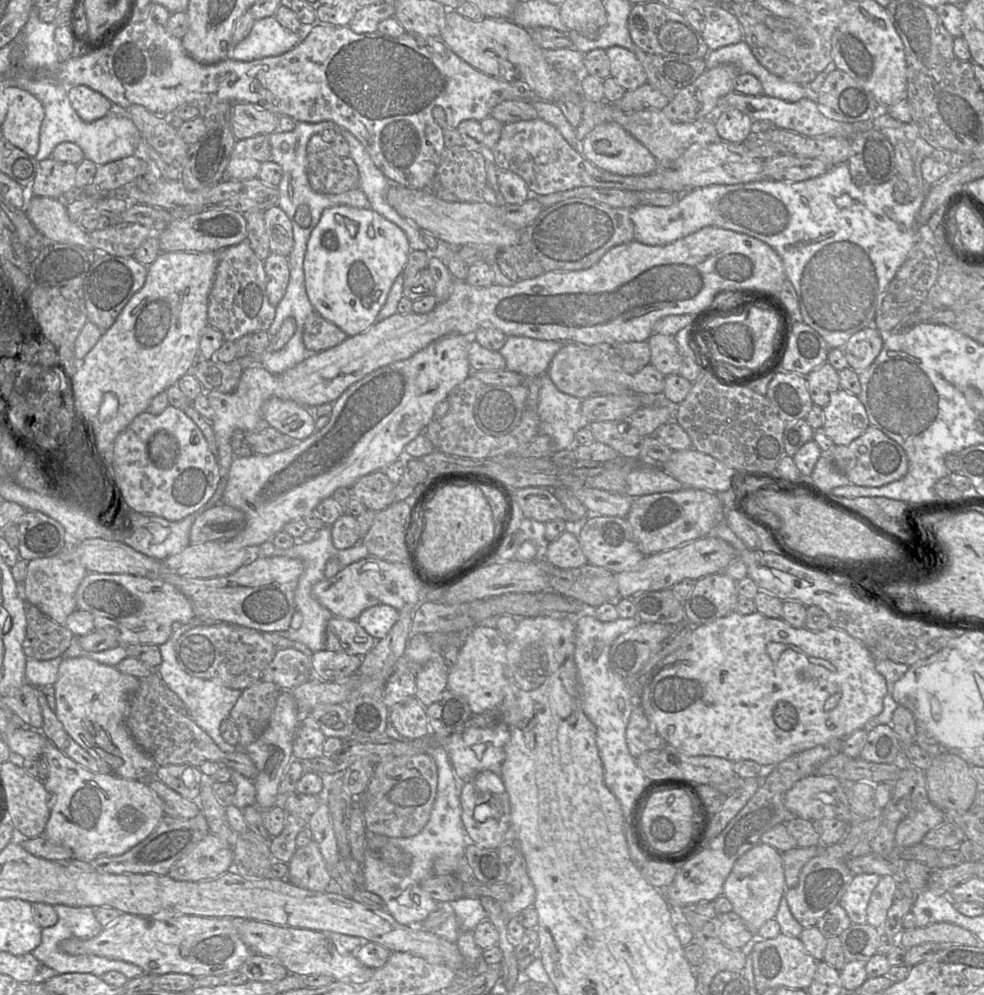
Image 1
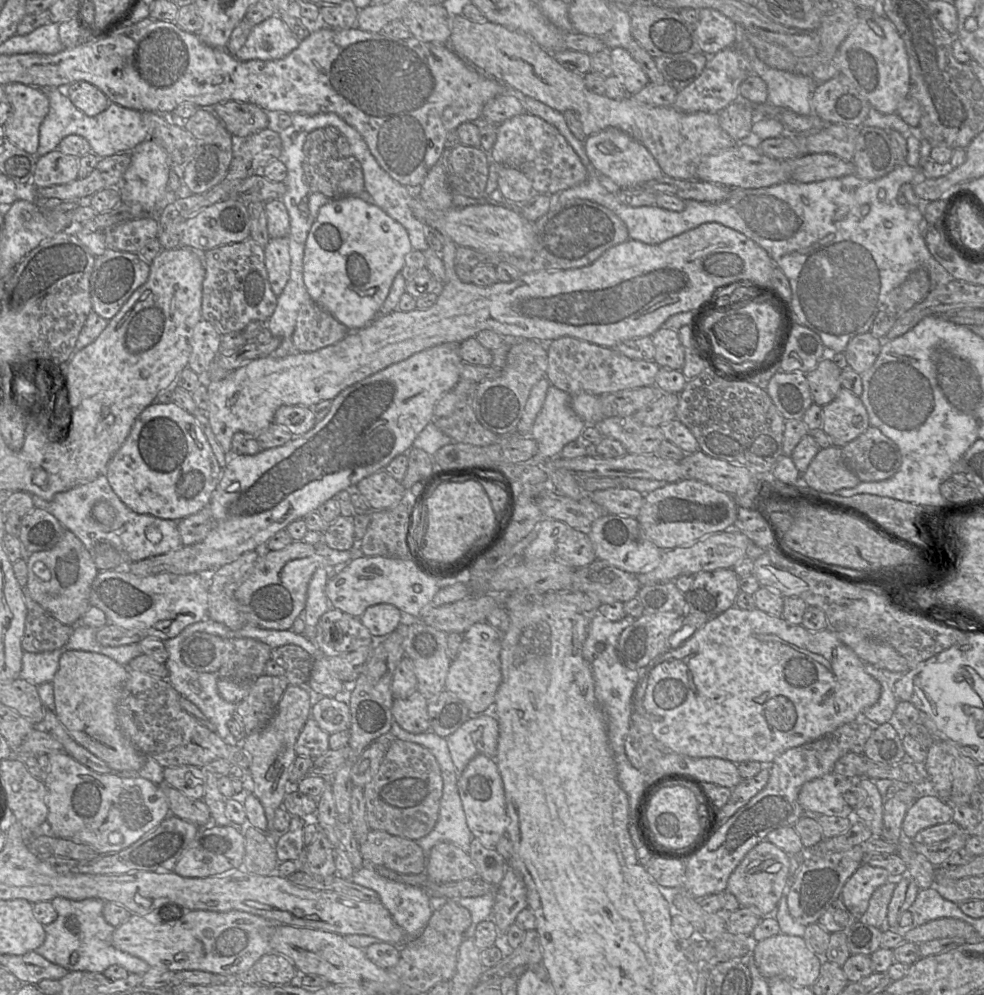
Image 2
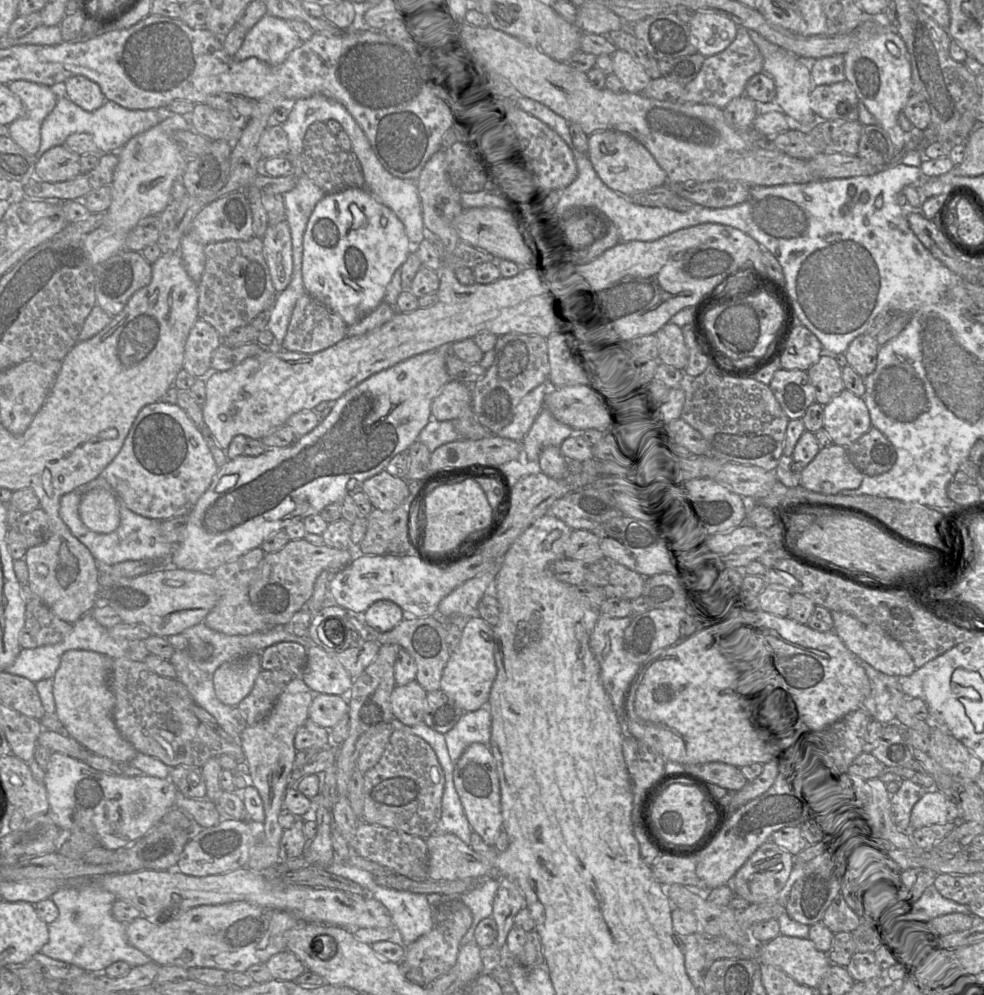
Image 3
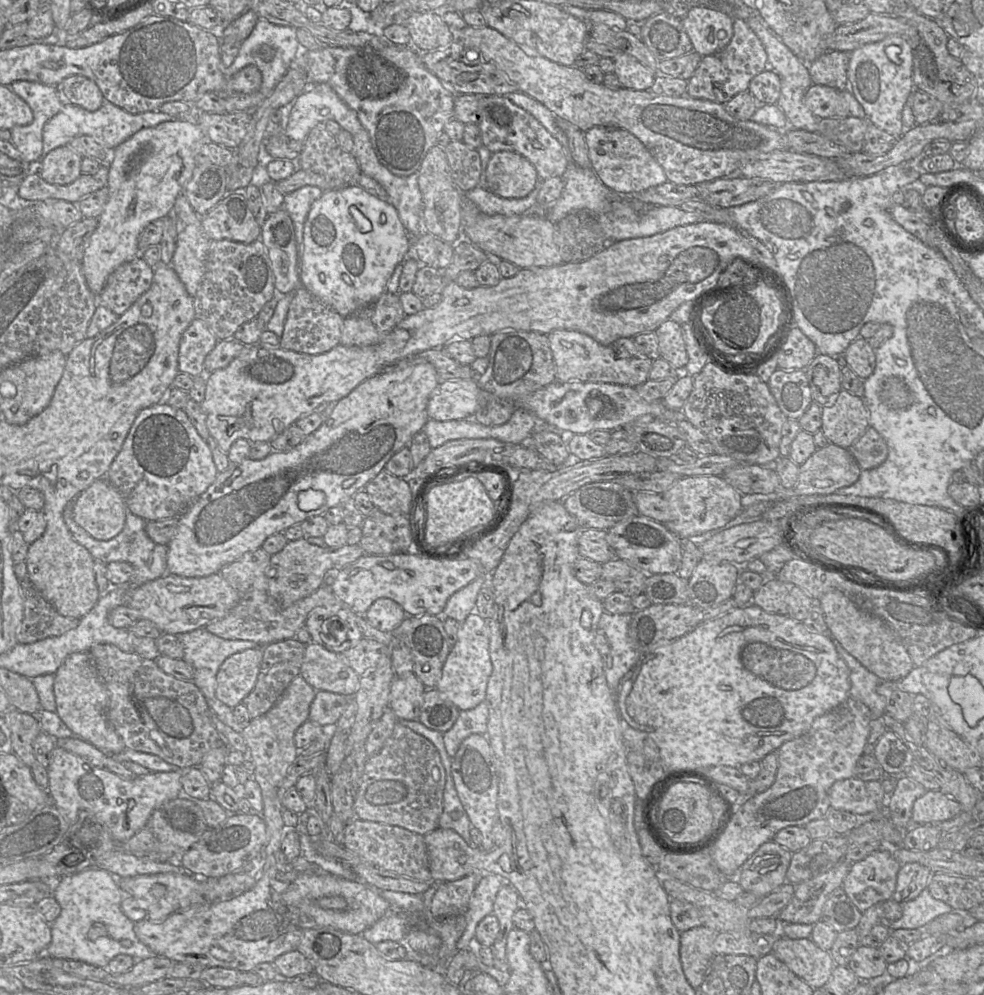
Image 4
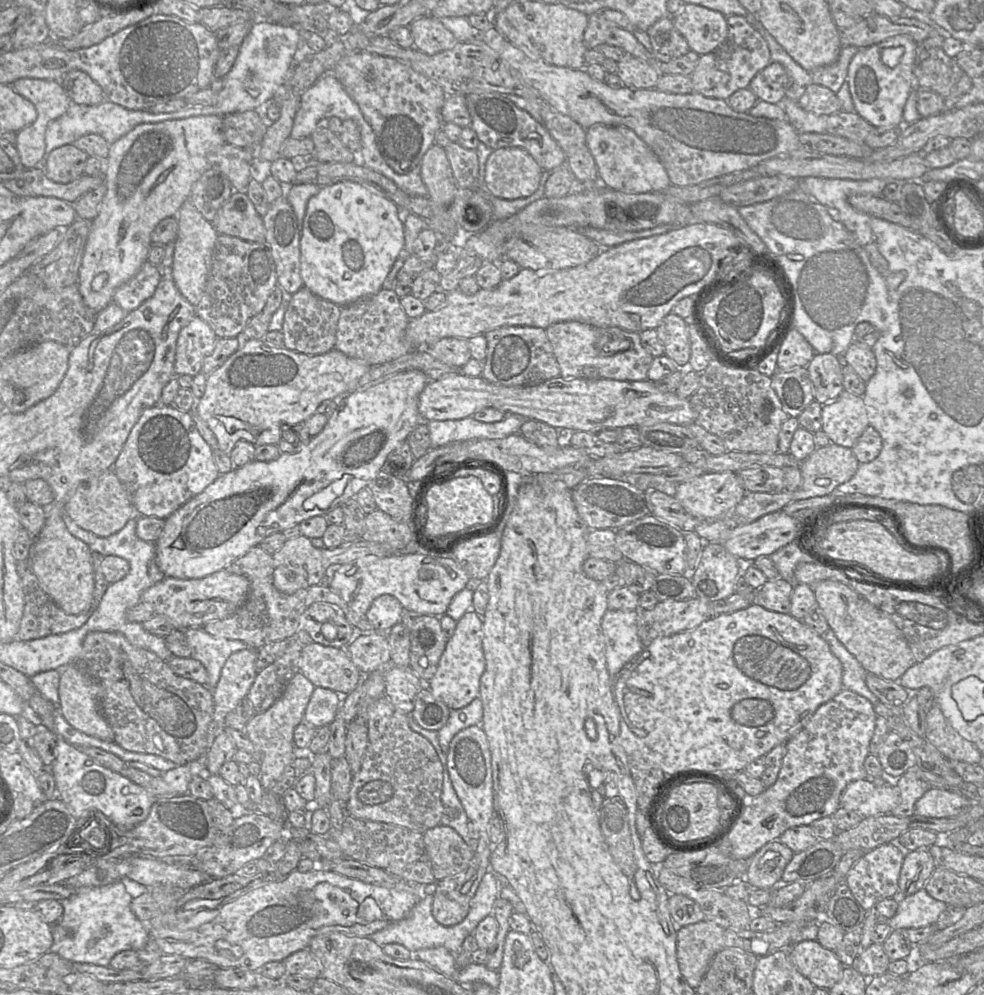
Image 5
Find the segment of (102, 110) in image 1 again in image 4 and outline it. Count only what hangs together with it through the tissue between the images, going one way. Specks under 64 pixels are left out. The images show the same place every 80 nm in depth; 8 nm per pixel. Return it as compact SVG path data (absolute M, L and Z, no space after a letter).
M82 75L65 78L61 82L61 92L66 102L90 112L98 110L104 102L104 96L97 84Z

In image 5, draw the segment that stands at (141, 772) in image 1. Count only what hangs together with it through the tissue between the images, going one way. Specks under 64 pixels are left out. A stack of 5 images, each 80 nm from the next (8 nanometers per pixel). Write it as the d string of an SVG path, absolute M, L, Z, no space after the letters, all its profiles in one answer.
M70 663L61 669L58 694L60 713L72 727L101 740L114 741L114 732L100 711L100 684L88 676L79 663Z

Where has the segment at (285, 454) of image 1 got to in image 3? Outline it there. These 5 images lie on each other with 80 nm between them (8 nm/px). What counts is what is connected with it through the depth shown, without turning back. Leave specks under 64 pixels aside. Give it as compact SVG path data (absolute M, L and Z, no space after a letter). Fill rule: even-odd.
M440 346L437 349L415 355L388 369L373 374L337 399L326 419L320 422L311 432L299 437L296 442L290 446L269 448L263 454L256 457L242 455L234 459L229 459L224 466L219 468L209 488L201 495L187 514L188 521L184 530L184 538L181 542L175 545L169 558L170 565L189 571L213 572L220 565L236 560L238 557L246 554L250 550L258 547L261 548L262 543L272 534L280 530L285 530L287 526L303 521L310 515L319 514L327 505L339 503L349 494L353 495L354 493L361 491L362 483L383 471L394 456L408 450L417 440L422 429L428 424L430 419L432 419L432 402L441 392L443 387L451 380L446 370L446 355L448 352L451 352L450 346ZM350 479L355 479L357 481L355 489L351 491L347 489L347 482Z

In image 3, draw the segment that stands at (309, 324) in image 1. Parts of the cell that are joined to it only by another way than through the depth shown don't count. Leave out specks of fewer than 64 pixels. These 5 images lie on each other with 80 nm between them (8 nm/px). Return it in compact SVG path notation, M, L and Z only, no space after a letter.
M305 292L295 304L282 349L317 353L347 337L347 328L337 313Z

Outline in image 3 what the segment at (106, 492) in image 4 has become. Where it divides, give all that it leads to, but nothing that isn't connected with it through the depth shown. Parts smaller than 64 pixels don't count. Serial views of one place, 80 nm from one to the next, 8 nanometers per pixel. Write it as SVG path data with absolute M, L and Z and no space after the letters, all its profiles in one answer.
M94 488L81 497L79 516L91 531L111 533L120 524L120 500L112 489Z

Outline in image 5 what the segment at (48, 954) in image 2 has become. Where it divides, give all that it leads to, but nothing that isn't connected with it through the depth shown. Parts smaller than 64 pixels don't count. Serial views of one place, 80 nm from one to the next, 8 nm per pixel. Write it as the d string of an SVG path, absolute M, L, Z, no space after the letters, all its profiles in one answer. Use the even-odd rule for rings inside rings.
M117 880L111 884L96 887L79 887L68 898L60 900L63 914L59 921L52 925L53 944L50 951L72 963L87 963L100 966L109 966L112 958L124 950L139 951L149 940L147 925L140 921L131 910L132 896L127 892L123 881ZM96 939L96 944L88 948L87 942Z

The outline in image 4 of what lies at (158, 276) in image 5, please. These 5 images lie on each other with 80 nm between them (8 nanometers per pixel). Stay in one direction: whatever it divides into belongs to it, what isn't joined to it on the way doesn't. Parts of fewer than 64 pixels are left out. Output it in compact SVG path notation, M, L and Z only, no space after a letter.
M138 255L133 260L120 265L108 277L98 295L98 305L102 305L121 316L151 286L154 268Z

